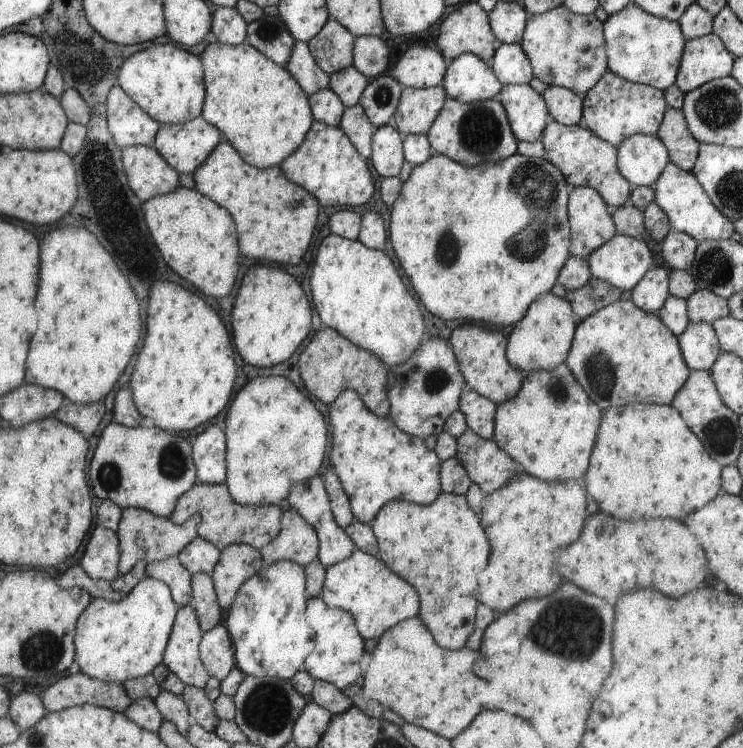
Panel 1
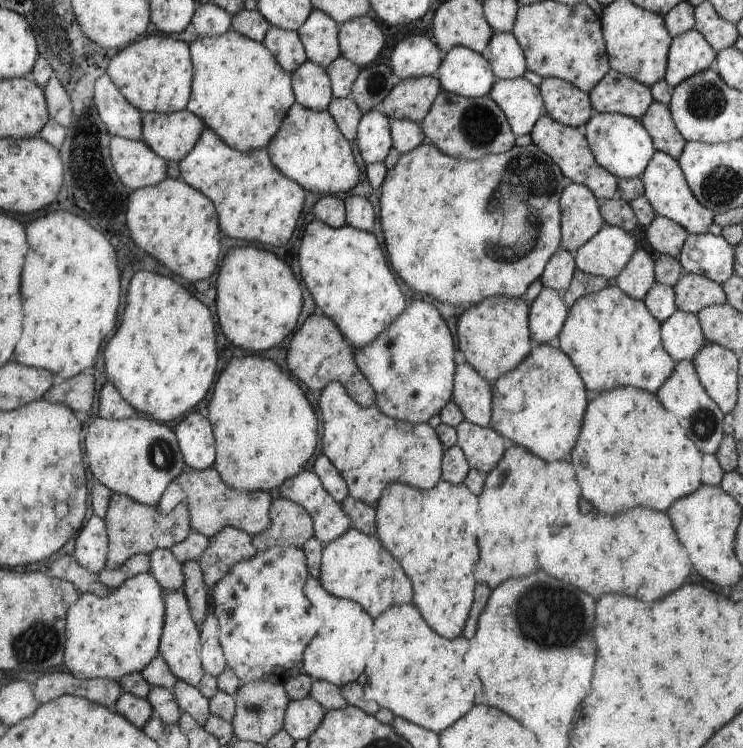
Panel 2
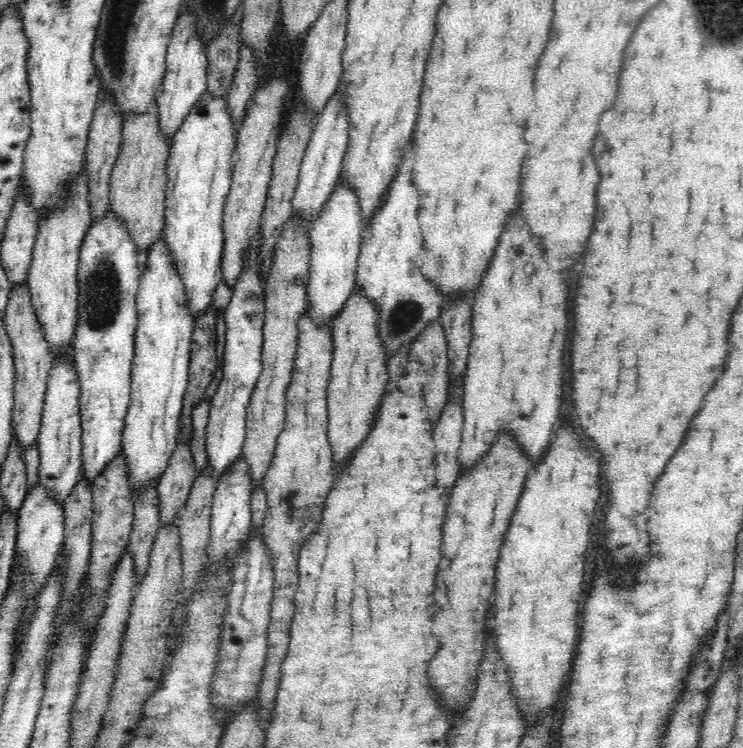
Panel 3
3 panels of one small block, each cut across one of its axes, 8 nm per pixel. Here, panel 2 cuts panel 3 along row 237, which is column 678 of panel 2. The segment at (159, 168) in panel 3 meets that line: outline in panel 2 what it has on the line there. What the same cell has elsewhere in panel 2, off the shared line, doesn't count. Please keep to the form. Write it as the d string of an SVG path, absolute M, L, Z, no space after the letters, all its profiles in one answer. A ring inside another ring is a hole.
M658 101L652 102L651 108L639 121L650 134L654 148L658 152L665 152L675 159L680 158L680 154L686 148L687 140L675 125L674 116L668 105Z

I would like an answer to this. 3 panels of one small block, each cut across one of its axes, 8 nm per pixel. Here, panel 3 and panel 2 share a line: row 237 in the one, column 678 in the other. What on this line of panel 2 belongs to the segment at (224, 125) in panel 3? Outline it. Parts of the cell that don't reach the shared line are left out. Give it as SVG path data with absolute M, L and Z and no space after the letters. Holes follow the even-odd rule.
M656 152L647 169L639 177L644 185L643 196L650 202L657 216L666 217L672 219L672 222L680 223L680 226L687 228L690 234L708 231L714 214L696 200L677 159L672 158L672 155L665 152Z

